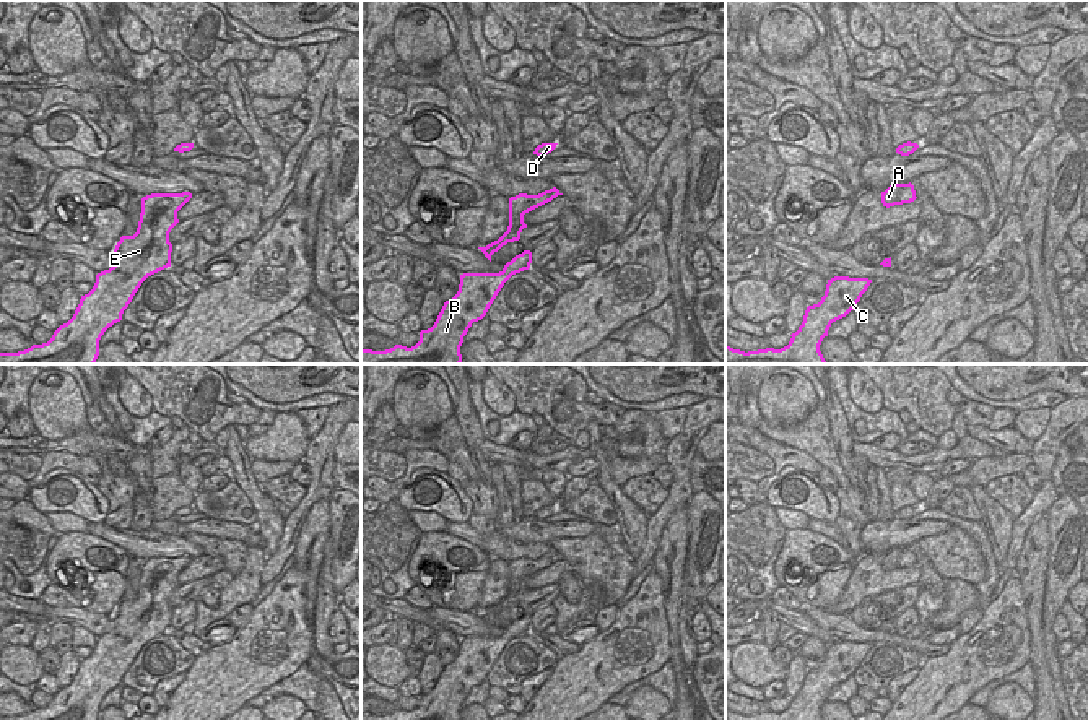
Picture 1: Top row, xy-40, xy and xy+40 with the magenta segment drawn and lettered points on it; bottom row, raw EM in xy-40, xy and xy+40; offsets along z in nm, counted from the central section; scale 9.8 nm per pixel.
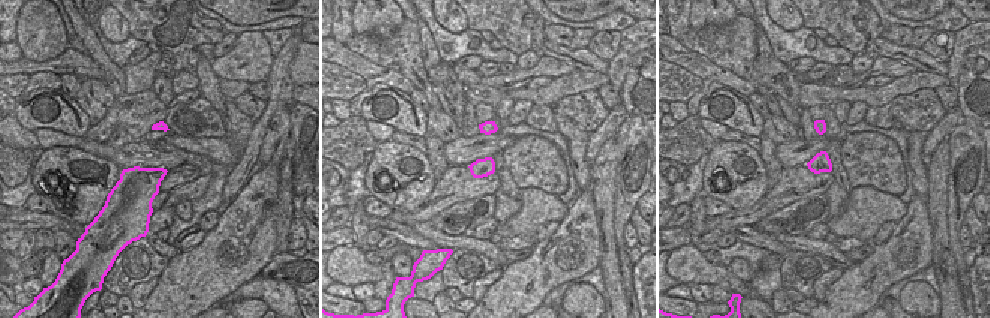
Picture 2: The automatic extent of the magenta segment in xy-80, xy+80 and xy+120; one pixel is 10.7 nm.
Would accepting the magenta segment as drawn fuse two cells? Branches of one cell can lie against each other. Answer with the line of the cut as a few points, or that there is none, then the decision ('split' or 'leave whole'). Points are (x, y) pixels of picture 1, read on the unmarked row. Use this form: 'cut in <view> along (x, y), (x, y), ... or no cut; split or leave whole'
no cut; leave whole

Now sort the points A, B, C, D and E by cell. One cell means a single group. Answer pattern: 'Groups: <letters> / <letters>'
Groups: A B C D E

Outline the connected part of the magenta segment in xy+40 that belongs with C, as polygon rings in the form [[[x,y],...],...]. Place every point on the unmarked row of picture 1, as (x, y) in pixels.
[[[834,640],[828,644],[825,660],[818,668],[808,670],[803,686],[792,697],[787,710],[758,715],[740,715],[725,709],[725,720],[823,720],[820,709],[833,686],[846,681],[870,650],[868,642]]]

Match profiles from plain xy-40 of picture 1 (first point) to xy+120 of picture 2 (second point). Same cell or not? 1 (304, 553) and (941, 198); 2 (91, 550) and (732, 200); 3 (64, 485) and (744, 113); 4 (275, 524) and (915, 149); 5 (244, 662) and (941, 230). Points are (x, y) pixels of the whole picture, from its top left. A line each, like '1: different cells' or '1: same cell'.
1: same cell
2: same cell
3: same cell
4: same cell
5: different cells

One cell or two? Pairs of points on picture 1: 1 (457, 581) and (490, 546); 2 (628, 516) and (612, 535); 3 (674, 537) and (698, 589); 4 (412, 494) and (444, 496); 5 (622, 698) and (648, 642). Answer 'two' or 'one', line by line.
1: two
2: two
3: two
4: one
5: two

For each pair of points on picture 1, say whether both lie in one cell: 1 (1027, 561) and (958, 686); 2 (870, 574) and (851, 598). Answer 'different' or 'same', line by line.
1: different
2: same

